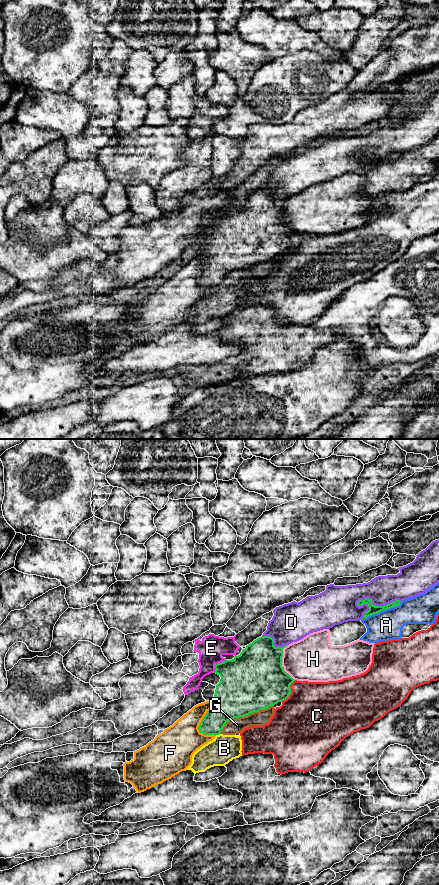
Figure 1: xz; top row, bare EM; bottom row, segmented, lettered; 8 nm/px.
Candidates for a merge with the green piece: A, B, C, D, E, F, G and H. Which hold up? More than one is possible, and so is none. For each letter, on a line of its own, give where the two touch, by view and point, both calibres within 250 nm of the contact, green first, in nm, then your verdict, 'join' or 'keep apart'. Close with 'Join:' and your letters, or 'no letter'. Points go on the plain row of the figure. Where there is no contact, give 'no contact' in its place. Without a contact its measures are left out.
A: xz (382, 162) | 70/240 nm | keep apart
B: xz (217, 286) | 240/220 nm | keep apart
C: xz (290, 244) | 420/480 nm | keep apart
D: xz (377, 158) | 70/240 nm | keep apart
E: xz (218, 215) | 380/200 nm | keep apart
F: xz (202, 271) | 260/300 nm | keep apart
G: xz (244, 267) | 440/120 nm | keep apart
H: xz (281, 215) | 480/360 nm | keep apart
Join: no letter

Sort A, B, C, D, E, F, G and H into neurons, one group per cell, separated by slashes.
A / B G / C / D / E / F / H

